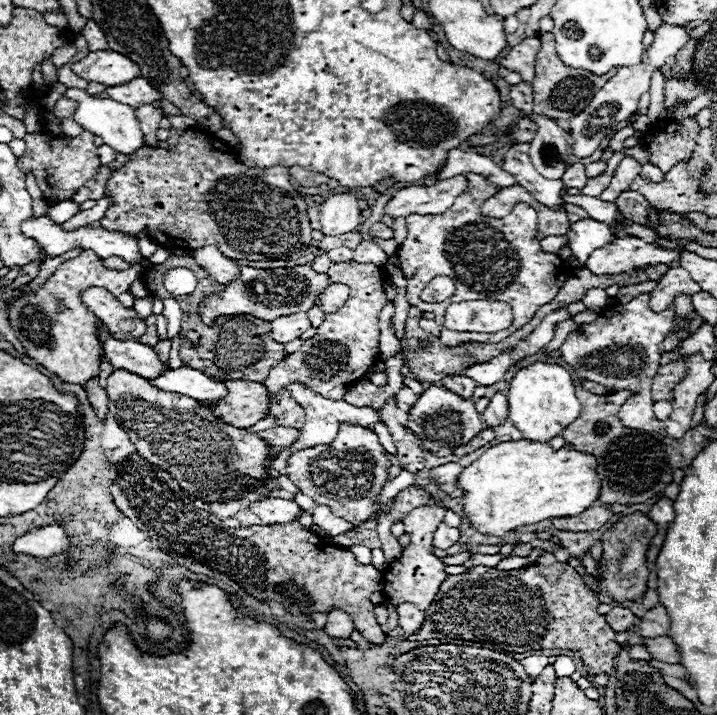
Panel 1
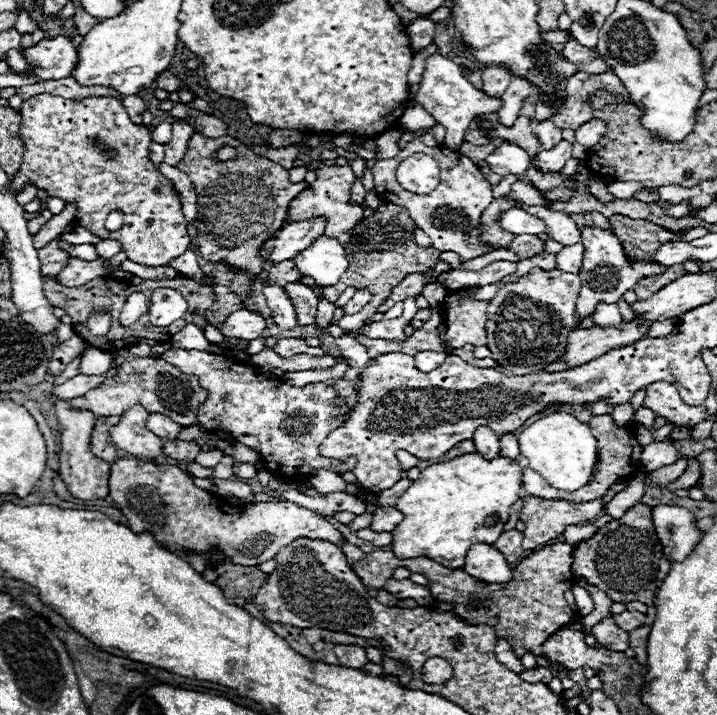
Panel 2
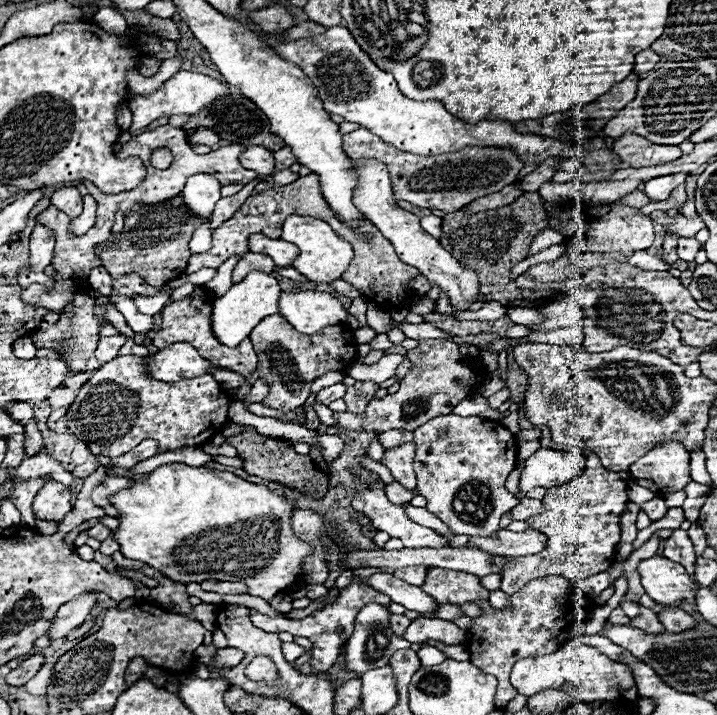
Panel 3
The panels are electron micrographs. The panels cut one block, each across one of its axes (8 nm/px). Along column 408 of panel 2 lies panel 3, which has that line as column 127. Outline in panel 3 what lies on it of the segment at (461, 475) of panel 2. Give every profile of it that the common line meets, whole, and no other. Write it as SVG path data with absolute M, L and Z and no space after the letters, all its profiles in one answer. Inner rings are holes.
M164 464L164 466L158 466L156 470L152 470L146 480L138 480L134 482L132 486L124 488L124 490L118 490L116 494L108 496L110 504L118 510L118 520L120 520L120 526L112 532L114 540L120 544L120 552L130 558L130 560L138 560L138 562L144 562L144 564L150 564L152 568L160 570L164 576L168 576L170 580L174 582L204 582L204 580L244 580L244 584L250 588L252 594L256 594L258 598L264 598L264 600L272 600L276 594L284 592L286 586L292 586L294 582L300 580L300 566L302 566L302 560L312 552L310 544L306 544L304 540L300 540L298 536L294 536L292 528L290 528L290 518L292 518L292 512L296 510L292 506L292 502L288 502L286 498L282 498L280 494L276 494L274 490L268 490L266 486L260 486L260 484L252 484L252 482L246 482L230 472L220 472L220 470L212 470L212 468L192 468L192 466L186 466L186 464Z

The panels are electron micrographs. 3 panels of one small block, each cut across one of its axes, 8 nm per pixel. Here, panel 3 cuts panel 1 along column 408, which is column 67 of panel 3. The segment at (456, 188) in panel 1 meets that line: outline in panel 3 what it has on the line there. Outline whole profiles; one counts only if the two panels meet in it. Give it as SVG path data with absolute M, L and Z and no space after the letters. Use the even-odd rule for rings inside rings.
M74 186L56 190L50 200L52 200L52 206L56 206L60 212L66 212L72 218L82 214L82 196L78 194L78 190Z

